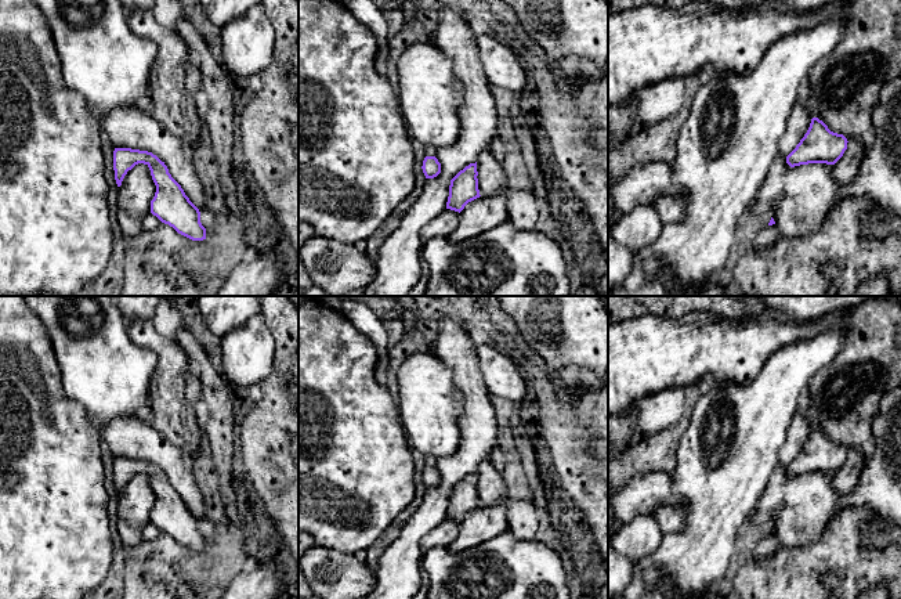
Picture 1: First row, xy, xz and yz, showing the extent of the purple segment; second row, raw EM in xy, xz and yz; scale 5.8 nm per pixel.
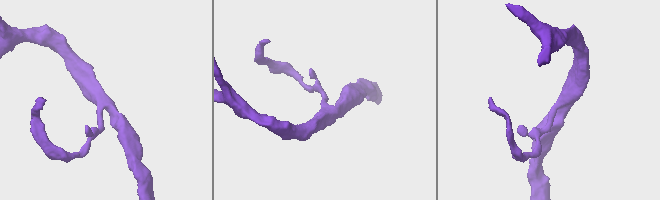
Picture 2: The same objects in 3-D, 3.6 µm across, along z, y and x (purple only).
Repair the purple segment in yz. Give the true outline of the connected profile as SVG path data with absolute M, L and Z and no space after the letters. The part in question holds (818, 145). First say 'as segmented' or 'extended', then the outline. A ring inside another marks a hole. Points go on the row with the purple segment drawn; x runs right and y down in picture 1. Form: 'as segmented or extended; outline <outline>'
as segmented; outline M813 118L810 127L796 148L786 156L790 167L808 163L835 165L847 149L847 138L833 133L818 118Z

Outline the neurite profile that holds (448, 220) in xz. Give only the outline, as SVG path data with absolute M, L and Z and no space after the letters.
M445 209L438 217L423 227L420 232L421 245L428 241L444 237L446 238L460 223L460 213Z

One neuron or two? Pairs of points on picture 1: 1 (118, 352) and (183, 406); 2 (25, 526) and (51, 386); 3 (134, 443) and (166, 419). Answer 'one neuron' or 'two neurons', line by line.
1: two neurons
2: one neuron
3: two neurons

